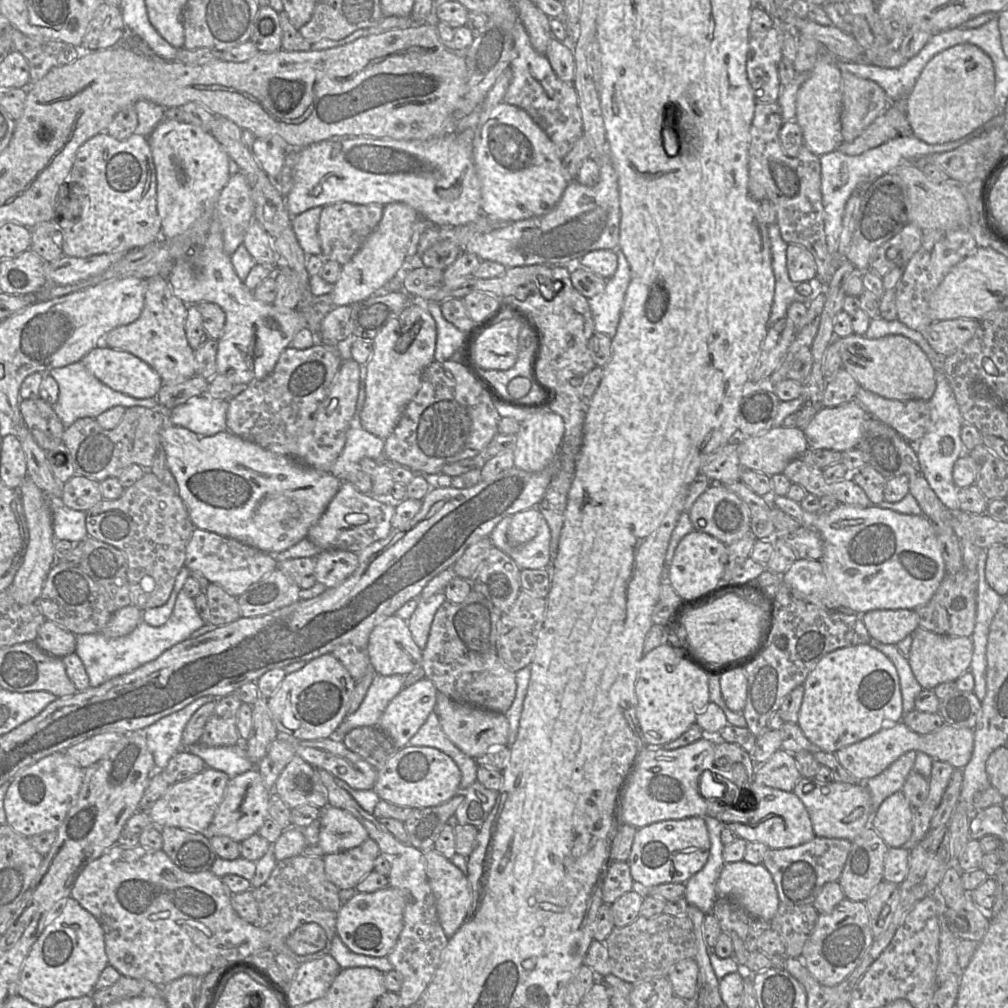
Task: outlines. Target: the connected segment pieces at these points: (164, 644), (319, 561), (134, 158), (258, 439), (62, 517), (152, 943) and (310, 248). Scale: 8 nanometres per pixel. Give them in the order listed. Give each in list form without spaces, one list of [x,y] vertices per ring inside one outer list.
[[[181,590],[170,618],[162,626],[151,626],[142,619],[131,633],[118,638],[109,638],[102,633],[76,635],[75,653],[84,664],[89,685],[97,687],[116,676],[132,672],[143,664],[155,660],[167,649],[190,638],[195,630],[205,624],[196,609],[194,599]]]
[[[346,550],[322,551],[316,556],[315,578],[327,588],[347,579],[357,569],[358,554]]]
[[[106,131],[92,137],[78,150],[70,176],[61,185],[56,195],[53,220],[63,231],[64,256],[86,258],[126,253],[162,239],[161,220],[157,213],[156,169],[148,138],[134,133],[120,141]]]
[[[322,342],[303,350],[287,347],[270,374],[228,401],[227,431],[272,453],[294,457],[300,428],[327,397],[342,362],[336,348]]]
[[[52,500],[53,534],[56,540],[78,543],[88,537],[86,512],[73,510],[59,501]]]
[[[115,844],[83,868],[74,882],[70,896],[90,912],[101,925],[104,931],[108,965],[114,967],[122,976],[148,980],[159,987],[163,987],[184,975],[204,977],[211,971],[219,970],[231,962],[245,960],[257,952],[270,948],[270,934],[261,927],[245,921],[235,912],[231,903],[233,894],[221,878],[215,876],[210,870],[198,873],[183,871],[163,850],[145,848],[141,845],[135,848],[122,848],[118,844]]]
[[[323,207],[309,209],[292,217],[292,228],[297,241],[307,256],[321,256],[318,224]]]

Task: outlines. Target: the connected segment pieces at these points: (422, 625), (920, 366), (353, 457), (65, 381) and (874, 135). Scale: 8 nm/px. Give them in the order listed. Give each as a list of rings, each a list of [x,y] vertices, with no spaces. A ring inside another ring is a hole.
[[[444,590],[427,599],[418,597],[417,607],[407,623],[415,643],[421,650],[423,650],[427,644],[435,613],[445,601],[446,596]]]
[[[857,334],[834,339],[842,358],[842,367],[861,388],[883,398],[901,401],[929,401],[933,396],[936,389],[934,368],[925,352],[911,339],[903,335],[868,339]]]
[[[360,364],[360,388],[356,412],[346,433],[344,449],[330,470],[330,473],[341,481],[346,481],[350,473],[361,470],[359,463],[366,457],[377,461],[378,464],[389,465],[391,468],[404,467],[386,459],[385,440],[366,431],[361,425],[360,413],[366,397],[366,376],[366,366]]]
[[[81,361],[65,367],[52,369],[49,374],[56,380],[59,386],[58,401],[53,405],[53,408],[65,428],[68,428],[80,418],[96,418],[101,413],[115,406],[123,406],[125,408],[143,406],[163,410],[158,403],[157,396],[137,399],[113,390],[91,374]]]
[[[898,100],[891,102],[860,136],[851,142],[843,142],[836,150],[849,156],[857,156],[893,138],[908,135],[913,134],[906,116],[905,101]]]

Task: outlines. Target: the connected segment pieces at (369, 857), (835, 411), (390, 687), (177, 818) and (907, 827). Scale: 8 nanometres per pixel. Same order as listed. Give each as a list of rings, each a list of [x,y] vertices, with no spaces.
[[[368,838],[355,848],[324,855],[326,875],[340,890],[355,889],[365,876],[374,871],[374,862],[379,854],[377,843]]]
[[[855,399],[836,407],[822,407],[803,429],[809,449],[843,452],[856,448],[867,417]]]
[[[376,673],[359,708],[345,717],[333,737],[342,740],[354,728],[377,726],[390,701],[403,689],[404,676]]]
[[[206,767],[200,773],[176,782],[152,805],[148,814],[157,827],[178,827],[206,833],[220,805],[230,777],[223,771]]]
[[[902,791],[883,800],[871,818],[871,826],[888,847],[902,847],[913,830],[913,808]]]

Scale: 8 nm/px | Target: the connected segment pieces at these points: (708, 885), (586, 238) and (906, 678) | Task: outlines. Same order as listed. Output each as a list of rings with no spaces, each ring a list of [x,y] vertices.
[[[704,815],[710,837],[710,854],[704,867],[685,883],[684,897],[689,905],[696,906],[704,914],[712,912],[717,900],[716,883],[725,865],[724,844],[721,832],[724,828],[717,818]]]
[[[609,149],[608,156],[601,159],[599,165],[599,181],[596,185],[592,187],[584,186],[577,180],[572,180],[556,206],[542,216],[510,223],[503,228],[488,233],[474,233],[468,226],[437,227],[428,225],[421,234],[415,256],[407,260],[408,269],[422,267],[420,260],[423,253],[436,243],[446,240],[456,243],[462,253],[475,254],[481,261],[488,260],[500,263],[506,269],[530,265],[562,266],[574,259],[579,260],[591,251],[619,249],[621,212],[618,177],[611,163]]]
[[[871,639],[869,644],[884,653],[896,667],[900,681],[903,713],[912,711],[915,699],[921,692],[922,687],[912,672],[908,657],[904,656],[897,646],[893,644],[884,644],[873,639]]]

